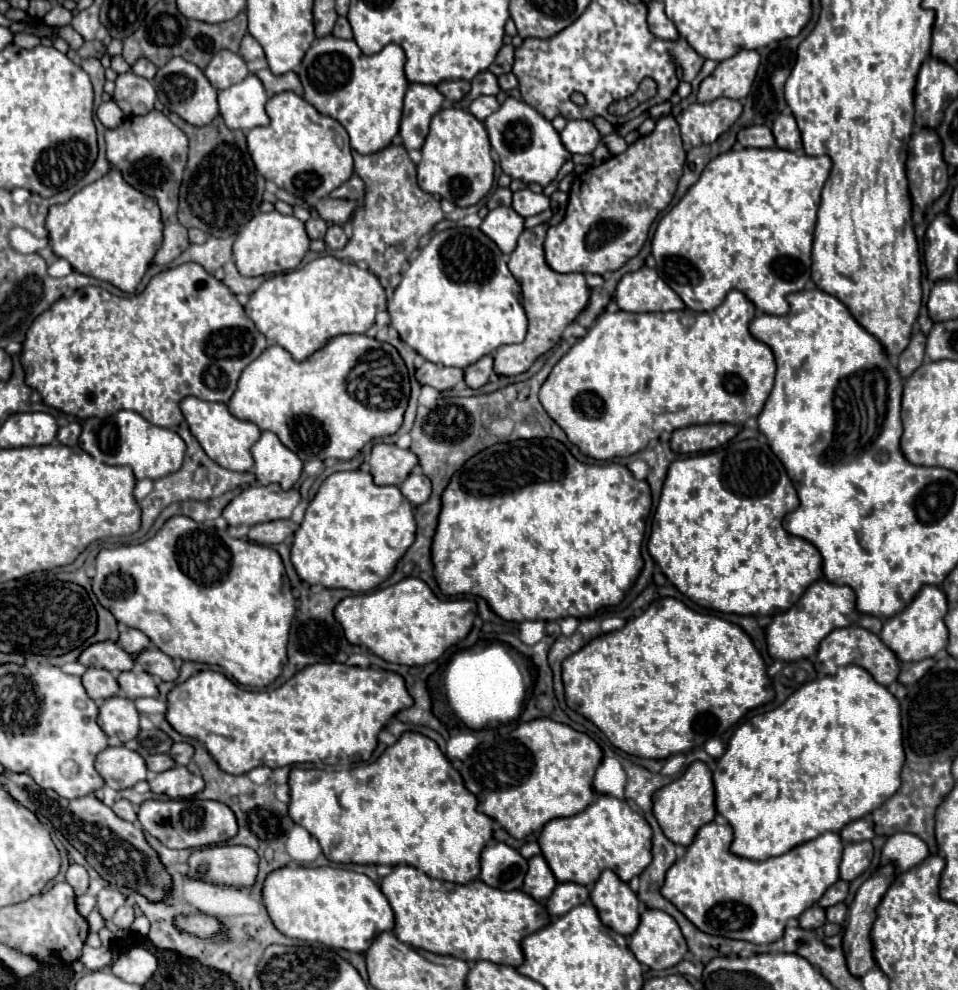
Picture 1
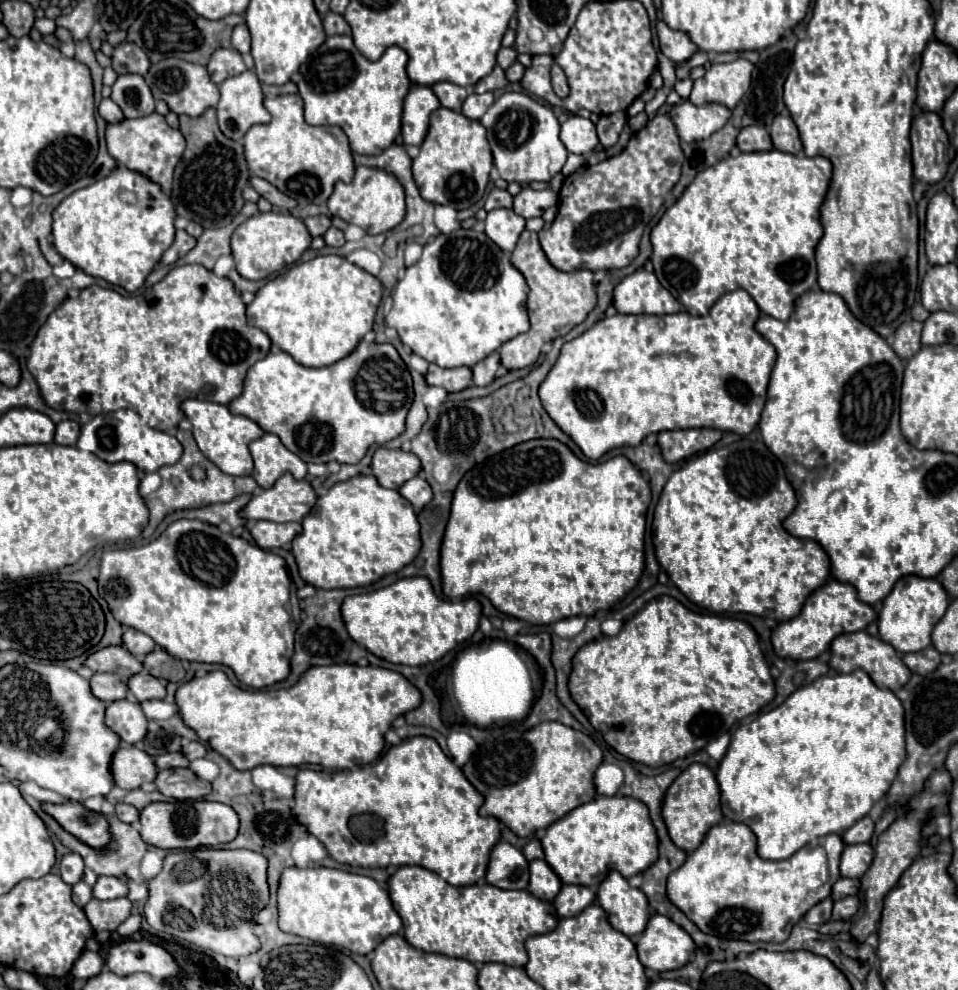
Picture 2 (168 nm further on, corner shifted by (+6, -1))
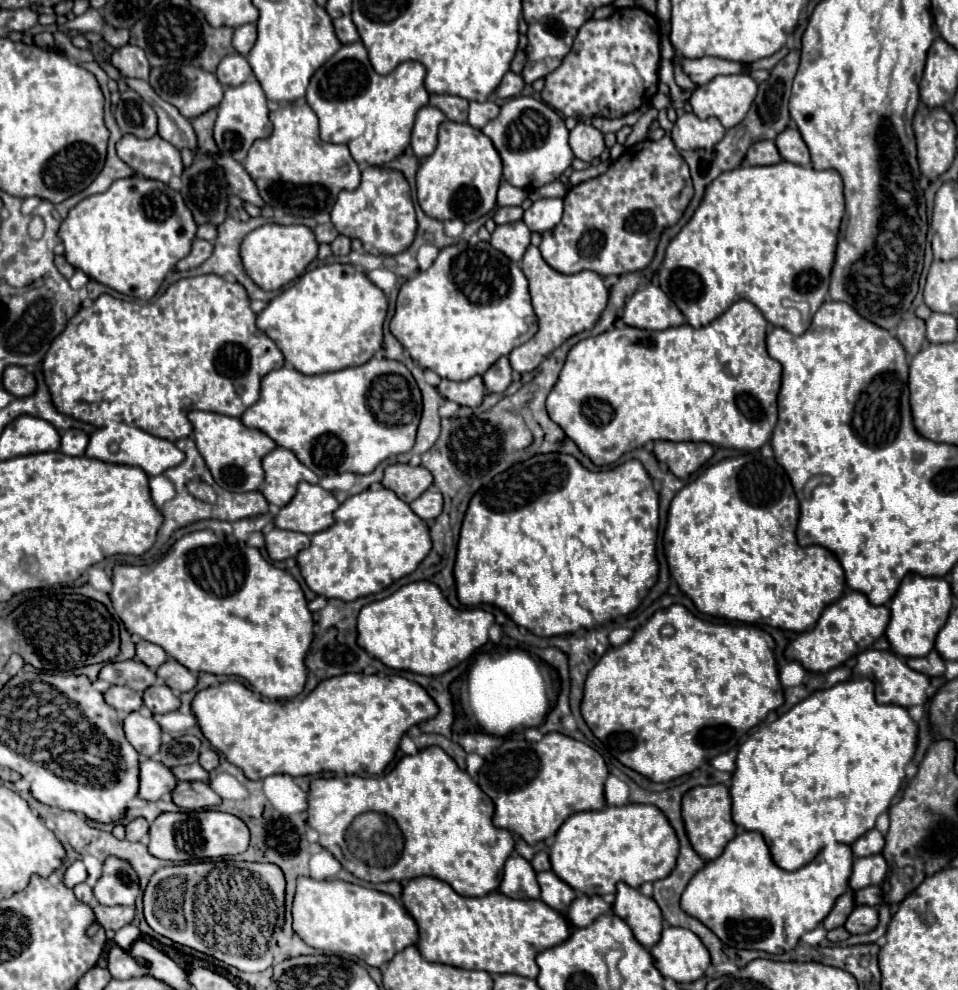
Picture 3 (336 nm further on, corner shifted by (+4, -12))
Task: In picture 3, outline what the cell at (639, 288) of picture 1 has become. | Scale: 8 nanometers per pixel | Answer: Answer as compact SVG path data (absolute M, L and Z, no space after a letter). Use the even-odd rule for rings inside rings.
M652 284L636 290L636 294L624 306L622 320L628 326L644 330L666 330L684 324L684 316L676 304L672 304L660 287Z

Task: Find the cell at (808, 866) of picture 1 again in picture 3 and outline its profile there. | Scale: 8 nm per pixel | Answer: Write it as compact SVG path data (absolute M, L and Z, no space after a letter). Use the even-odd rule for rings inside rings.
M740 832L734 840L728 842L722 856L706 862L706 866L690 880L680 904L686 914L706 924L728 946L764 950L768 954L782 954L792 950L804 932L814 930L828 916L836 898L842 896L848 888L852 862L854 854L848 844L832 844L826 846L810 864L802 866L800 870L788 872L776 866L760 832Z

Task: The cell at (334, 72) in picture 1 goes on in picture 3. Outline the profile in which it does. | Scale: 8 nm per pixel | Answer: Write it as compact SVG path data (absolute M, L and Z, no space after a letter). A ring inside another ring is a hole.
M362 42L344 44L310 80L306 100L320 120L320 138L332 144L346 144L360 164L384 166L400 156L408 144L416 112L428 104L424 88L426 70L420 62L402 62L388 76L374 72Z

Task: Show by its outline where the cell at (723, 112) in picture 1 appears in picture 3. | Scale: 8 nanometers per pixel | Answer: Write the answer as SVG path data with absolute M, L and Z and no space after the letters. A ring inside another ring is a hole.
M684 112L678 116L672 128L672 140L678 150L698 150L712 148L726 134L726 128L718 118L700 120L692 112Z

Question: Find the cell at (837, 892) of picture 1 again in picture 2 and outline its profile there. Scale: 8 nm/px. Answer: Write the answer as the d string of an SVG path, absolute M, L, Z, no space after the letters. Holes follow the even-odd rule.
M838 879L832 887L832 899L834 901L840 901L842 897L848 897L848 895L856 895L860 889L860 881L858 879Z

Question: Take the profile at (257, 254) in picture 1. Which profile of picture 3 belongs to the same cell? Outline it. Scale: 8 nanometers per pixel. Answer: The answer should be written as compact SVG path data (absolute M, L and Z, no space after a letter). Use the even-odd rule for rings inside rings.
M264 224L252 230L242 242L244 270L262 290L284 288L306 270L306 266L316 258L316 254L318 254L318 242L308 226Z

